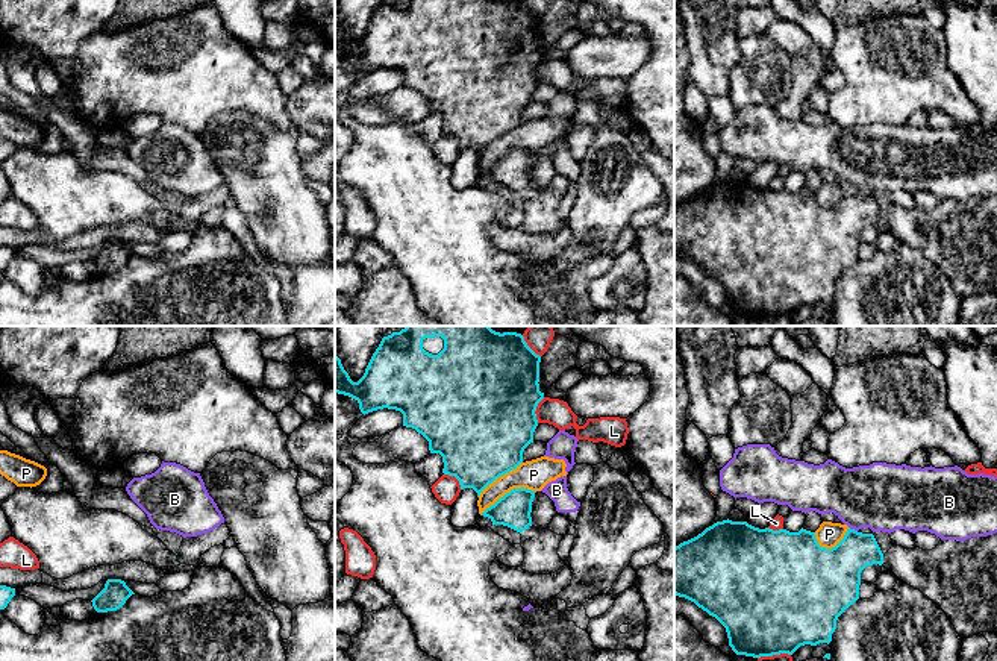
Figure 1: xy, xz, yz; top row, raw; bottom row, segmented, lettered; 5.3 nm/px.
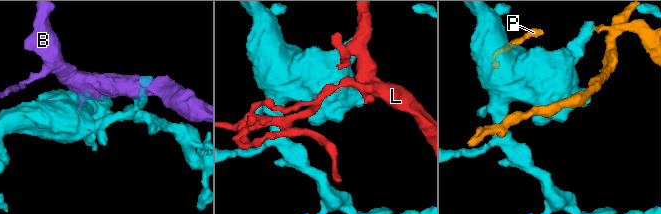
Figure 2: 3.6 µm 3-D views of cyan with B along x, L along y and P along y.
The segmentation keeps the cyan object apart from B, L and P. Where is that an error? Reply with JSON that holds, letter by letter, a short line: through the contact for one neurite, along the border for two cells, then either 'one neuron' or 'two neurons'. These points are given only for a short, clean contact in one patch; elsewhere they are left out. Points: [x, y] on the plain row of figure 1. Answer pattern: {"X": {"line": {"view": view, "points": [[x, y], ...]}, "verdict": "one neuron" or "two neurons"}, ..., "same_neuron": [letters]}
{"B": {"verdict": "two neurons"}, "L": {"verdict": "two neurons"}, "P": {"verdict": "two neurons"}, "same_neuron": []}

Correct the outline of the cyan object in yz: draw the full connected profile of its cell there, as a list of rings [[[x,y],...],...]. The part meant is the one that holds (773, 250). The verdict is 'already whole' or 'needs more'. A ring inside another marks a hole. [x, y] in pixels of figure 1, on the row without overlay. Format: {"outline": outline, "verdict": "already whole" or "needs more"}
{"outline": [[[723,180],[674,208],[674,255],[694,262],[715,277],[727,293],[736,315],[753,318],[792,315],[800,306],[830,303],[838,277],[859,259],[861,232],[883,224],[883,214],[873,194],[847,190],[832,209],[821,208],[815,193],[800,190],[759,190],[747,182]]], "verdict": "already whole"}

